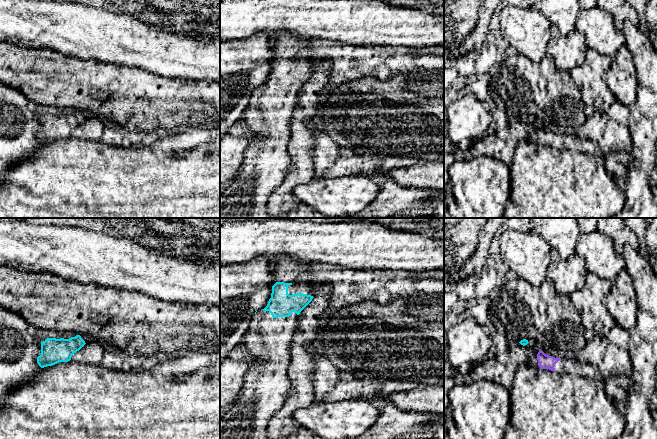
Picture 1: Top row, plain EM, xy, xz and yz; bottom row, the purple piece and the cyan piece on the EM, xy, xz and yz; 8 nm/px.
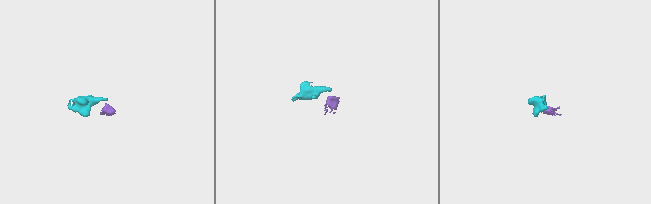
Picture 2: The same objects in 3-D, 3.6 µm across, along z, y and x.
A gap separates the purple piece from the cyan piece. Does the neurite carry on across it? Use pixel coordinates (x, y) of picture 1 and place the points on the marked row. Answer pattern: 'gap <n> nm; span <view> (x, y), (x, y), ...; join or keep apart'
gap 110 nm; span yz (538, 352), (528, 342); keep apart

